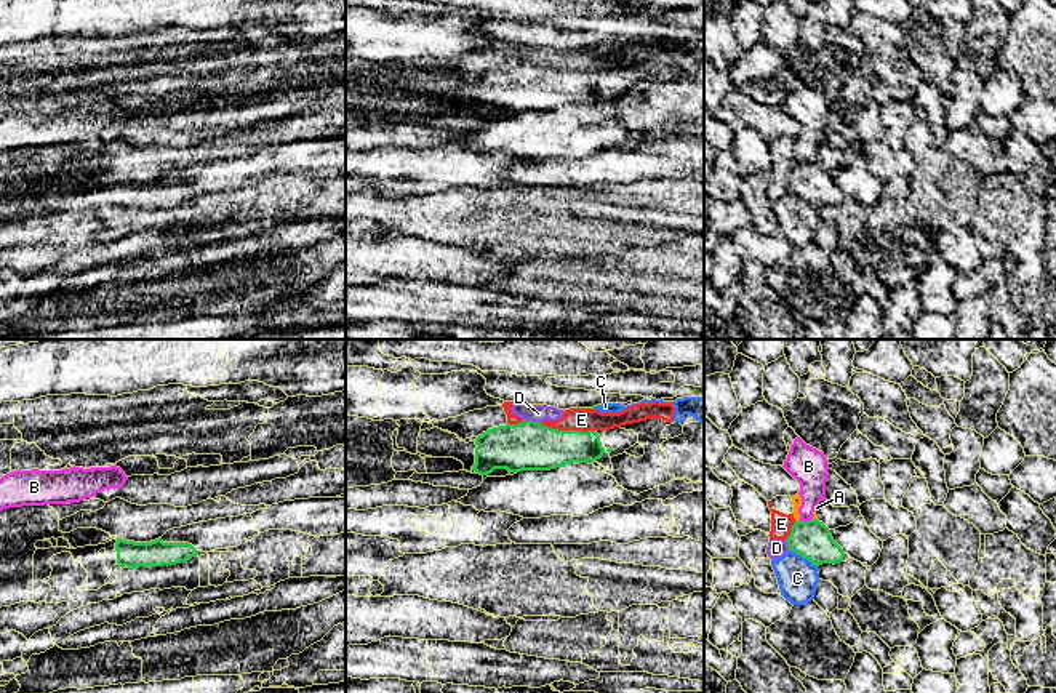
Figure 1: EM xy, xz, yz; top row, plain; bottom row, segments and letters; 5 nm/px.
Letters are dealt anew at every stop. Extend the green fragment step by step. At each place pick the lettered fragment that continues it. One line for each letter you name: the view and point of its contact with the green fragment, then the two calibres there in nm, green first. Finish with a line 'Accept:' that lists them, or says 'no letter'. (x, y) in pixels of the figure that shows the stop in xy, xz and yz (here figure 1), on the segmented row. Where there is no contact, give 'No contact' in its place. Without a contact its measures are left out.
Accept: no letter

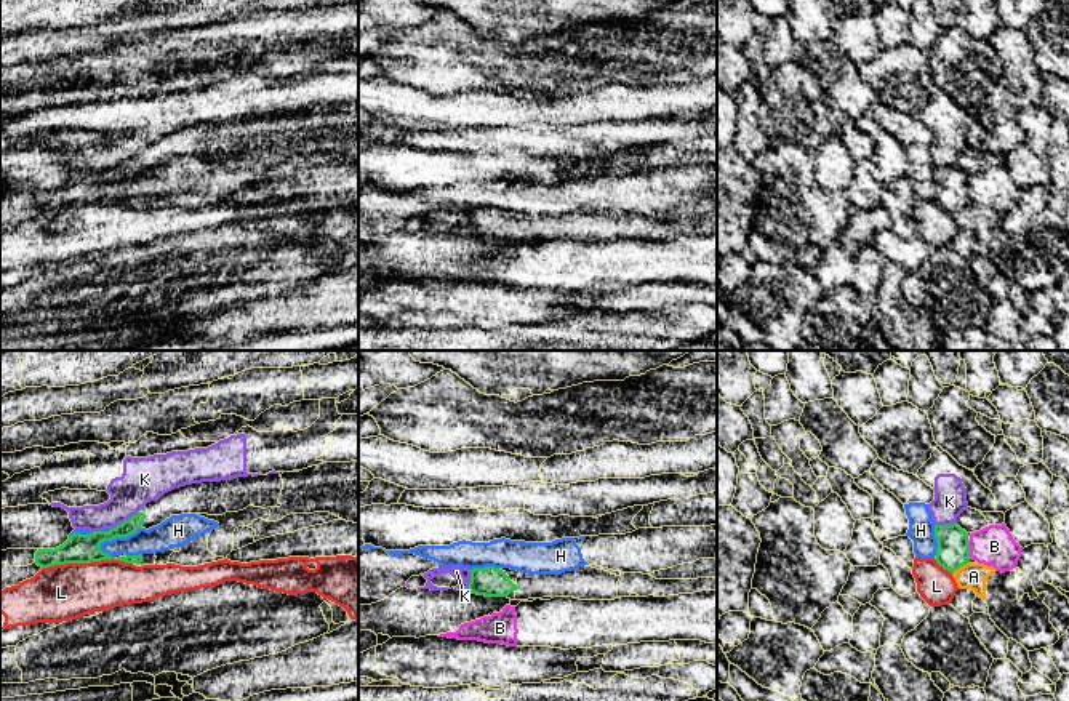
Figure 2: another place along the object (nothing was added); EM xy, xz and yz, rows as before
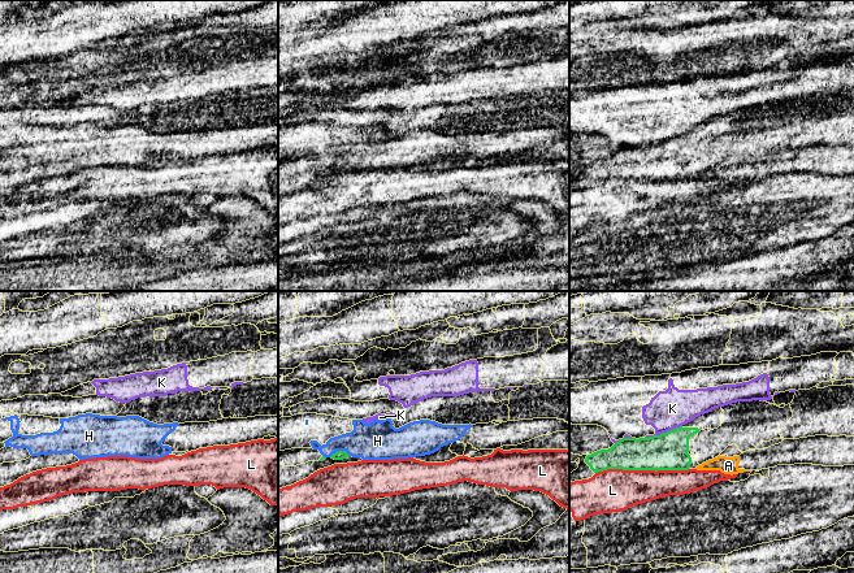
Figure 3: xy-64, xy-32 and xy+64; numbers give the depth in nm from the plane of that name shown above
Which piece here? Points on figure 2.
Accept: no letter

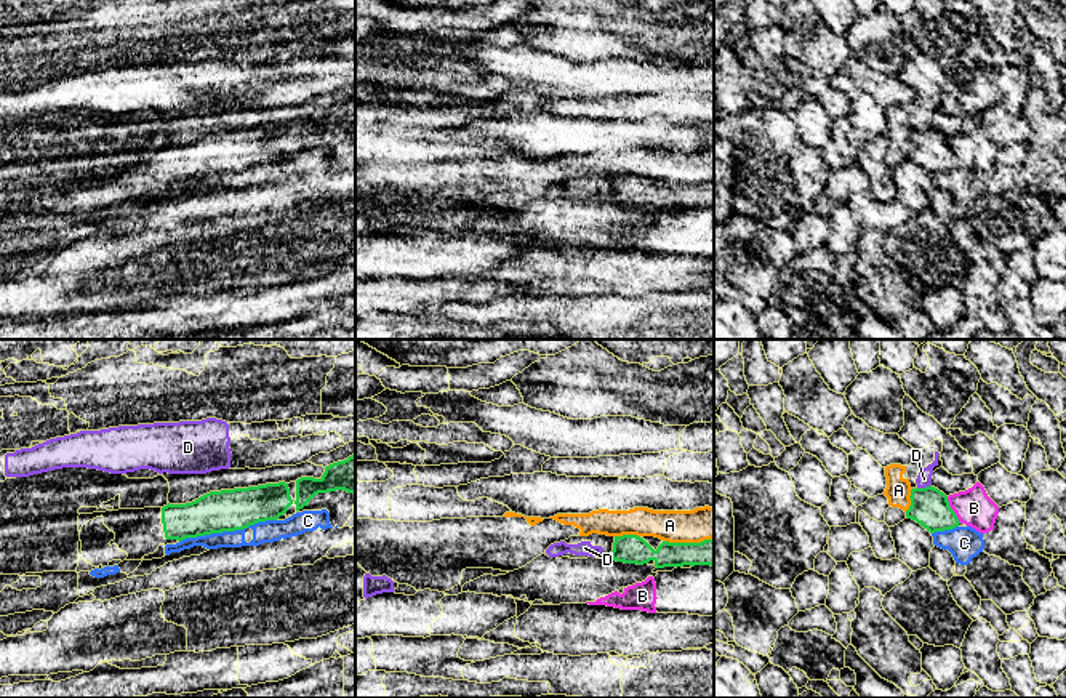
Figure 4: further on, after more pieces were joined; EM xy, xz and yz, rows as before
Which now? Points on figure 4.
Accept: no letter

